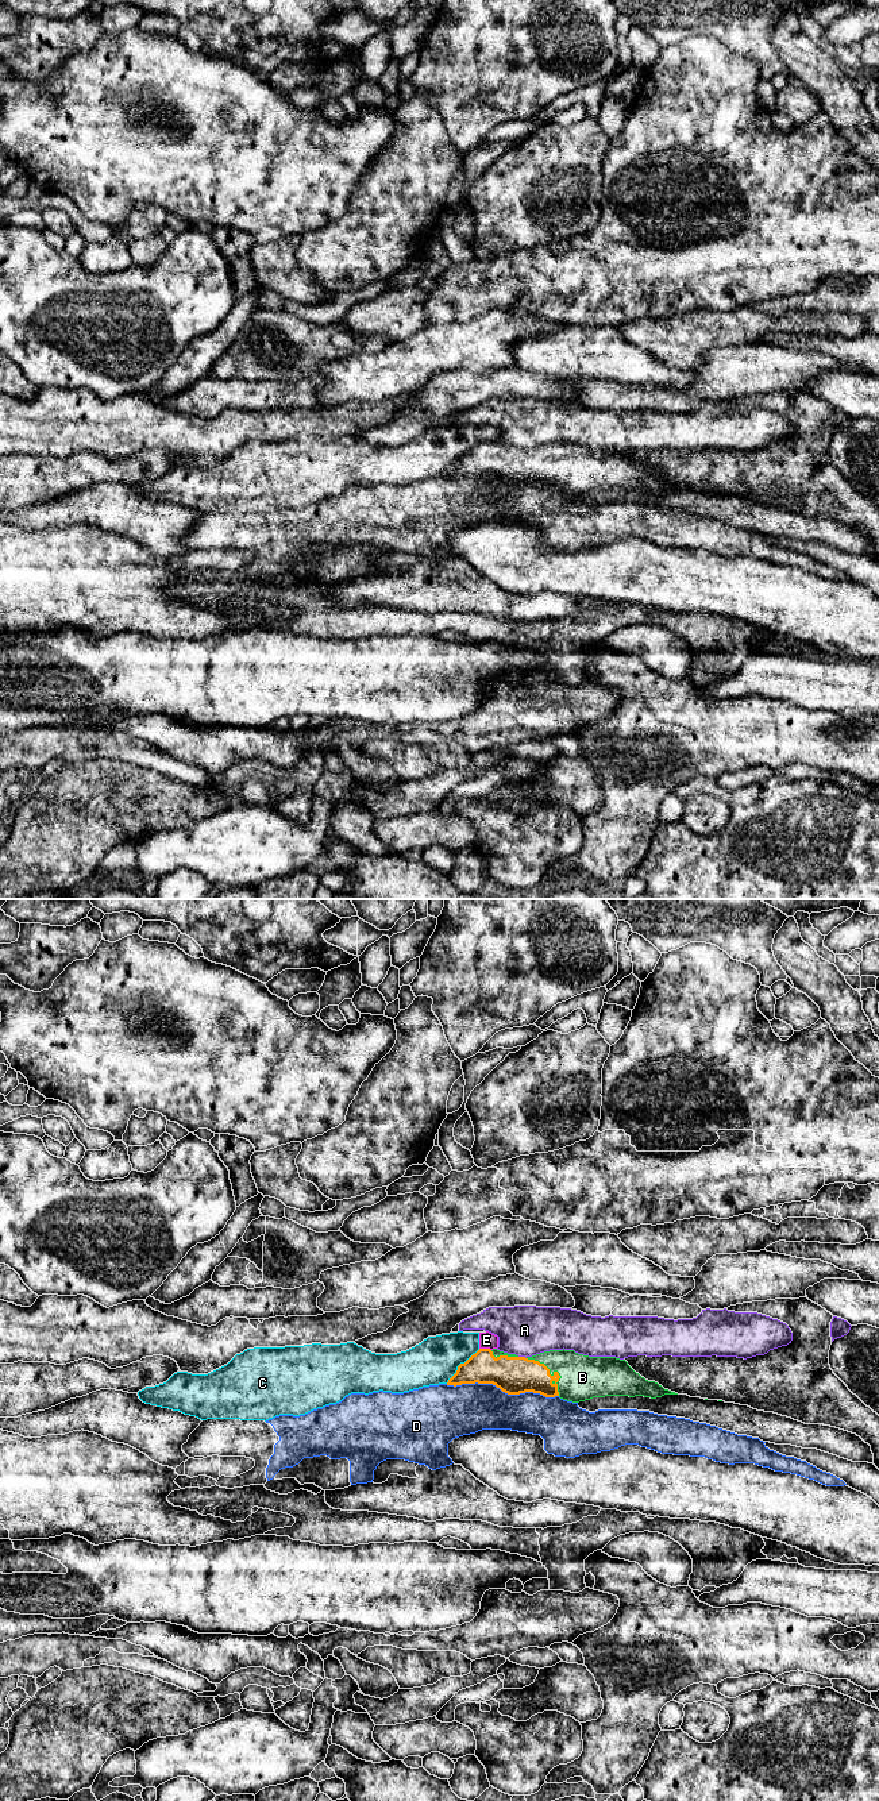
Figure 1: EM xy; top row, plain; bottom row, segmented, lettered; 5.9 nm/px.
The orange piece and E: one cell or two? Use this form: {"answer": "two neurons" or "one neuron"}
{"answer": "two neurons"}

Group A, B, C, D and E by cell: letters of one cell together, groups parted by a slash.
A / B / C E / D

